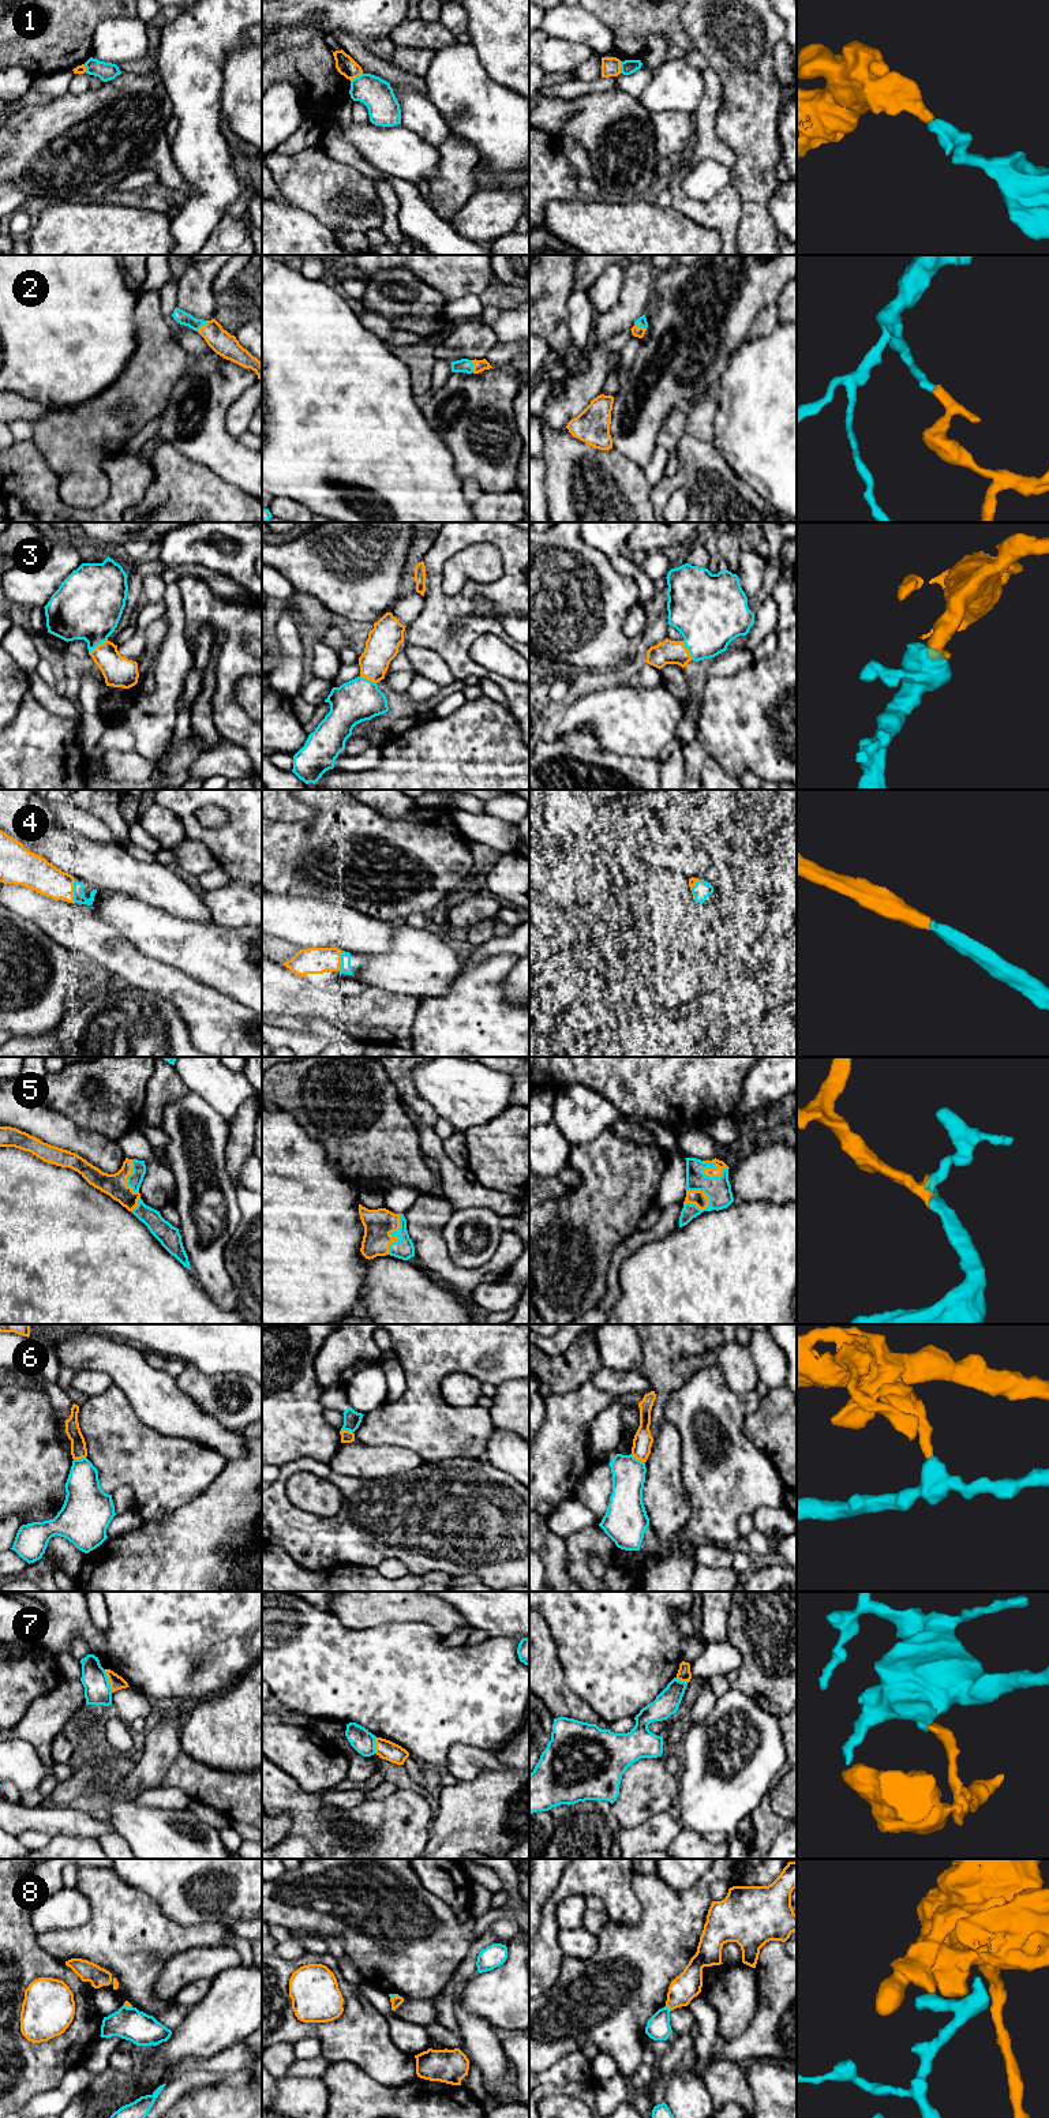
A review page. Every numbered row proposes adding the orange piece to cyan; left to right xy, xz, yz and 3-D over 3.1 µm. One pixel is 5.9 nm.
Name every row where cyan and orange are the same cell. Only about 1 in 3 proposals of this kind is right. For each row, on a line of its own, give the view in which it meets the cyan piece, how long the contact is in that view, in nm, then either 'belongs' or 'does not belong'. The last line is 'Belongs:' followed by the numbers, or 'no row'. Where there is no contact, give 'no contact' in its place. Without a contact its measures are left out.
1: contact in xz; length 90 nm; does not belong
2: contact in xy; length 90 nm; does not belong
3: contact in xy; length 140 nm; belongs
4: contact in xy; length 120 nm; belongs
5: contact in yz; length 170 nm; belongs
6: contact in yz; length 100 nm; does not belong
7: contact in xy; length 140 nm; does not belong
8: contact in yz; length 50 nm; does not belong
Belongs: 3, 4, 5

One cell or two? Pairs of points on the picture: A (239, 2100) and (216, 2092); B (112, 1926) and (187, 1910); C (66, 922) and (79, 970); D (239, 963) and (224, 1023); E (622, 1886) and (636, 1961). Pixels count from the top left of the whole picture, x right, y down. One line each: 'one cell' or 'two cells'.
A: one cell
B: two cells
C: two cells
D: two cells
E: two cells

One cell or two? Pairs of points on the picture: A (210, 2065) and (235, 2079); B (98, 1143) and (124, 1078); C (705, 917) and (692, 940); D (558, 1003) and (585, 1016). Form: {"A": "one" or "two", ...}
{"A": "two", "B": "two", "C": "one", "D": "two"}

